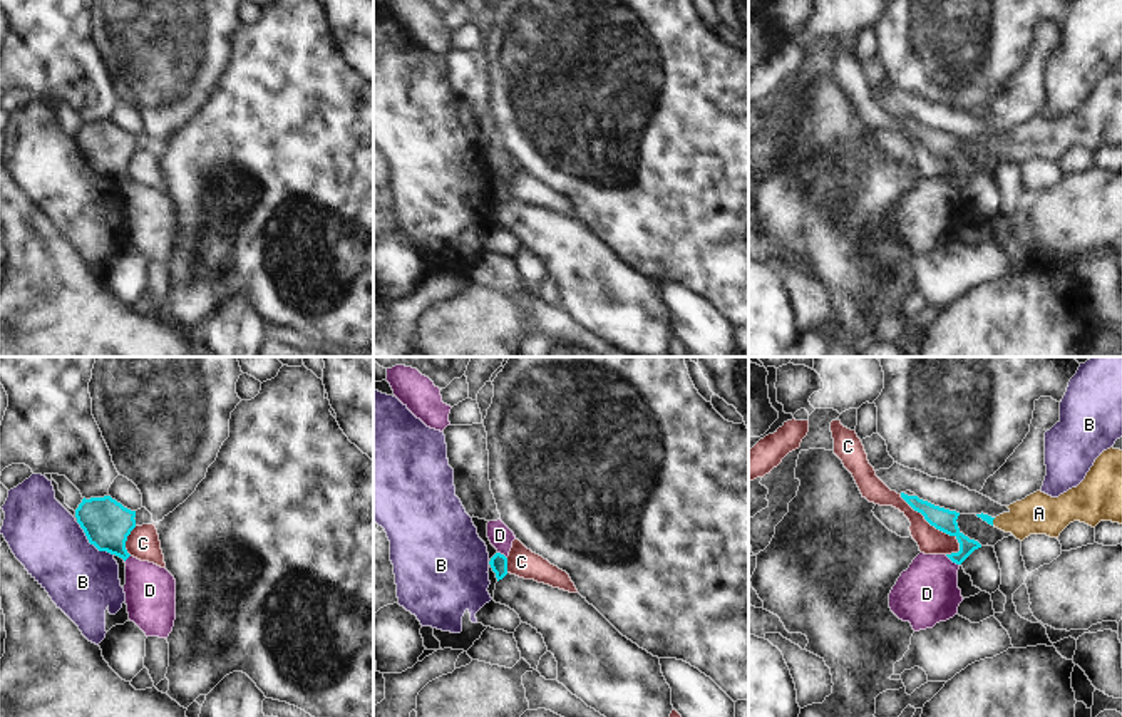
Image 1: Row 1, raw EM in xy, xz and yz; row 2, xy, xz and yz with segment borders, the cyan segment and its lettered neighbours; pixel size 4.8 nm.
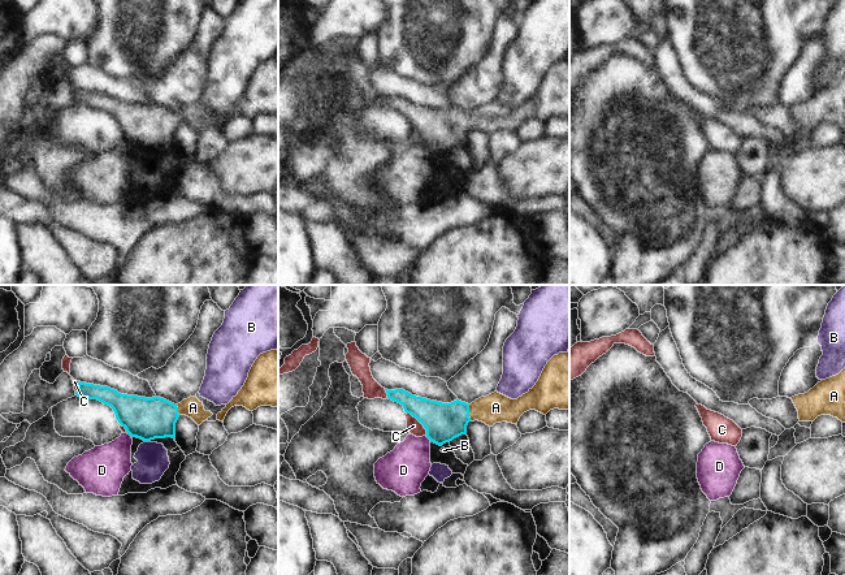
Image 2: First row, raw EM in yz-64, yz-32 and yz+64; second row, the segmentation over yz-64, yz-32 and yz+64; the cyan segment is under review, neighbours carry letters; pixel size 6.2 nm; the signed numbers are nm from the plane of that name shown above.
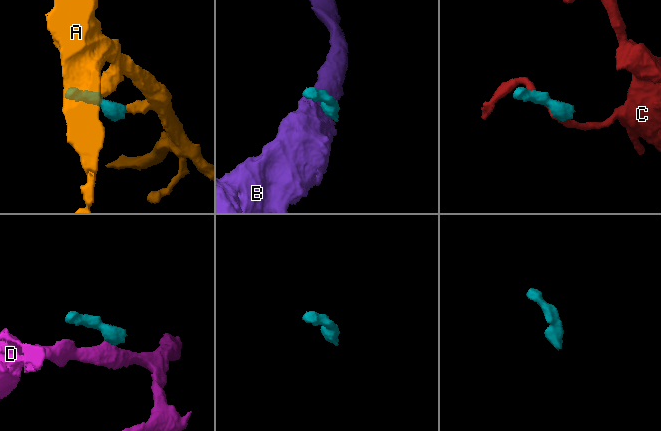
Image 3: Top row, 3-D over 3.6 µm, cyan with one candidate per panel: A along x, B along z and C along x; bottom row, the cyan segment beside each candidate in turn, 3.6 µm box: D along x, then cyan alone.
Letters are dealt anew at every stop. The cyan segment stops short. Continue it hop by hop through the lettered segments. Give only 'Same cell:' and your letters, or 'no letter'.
Same cell: A.

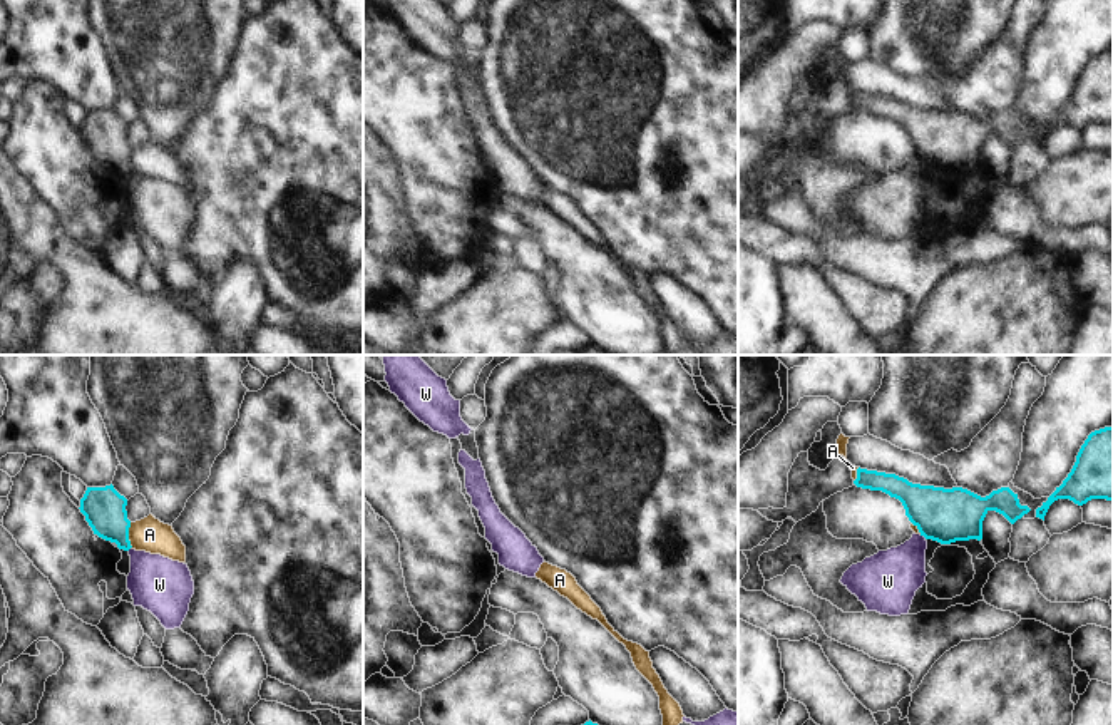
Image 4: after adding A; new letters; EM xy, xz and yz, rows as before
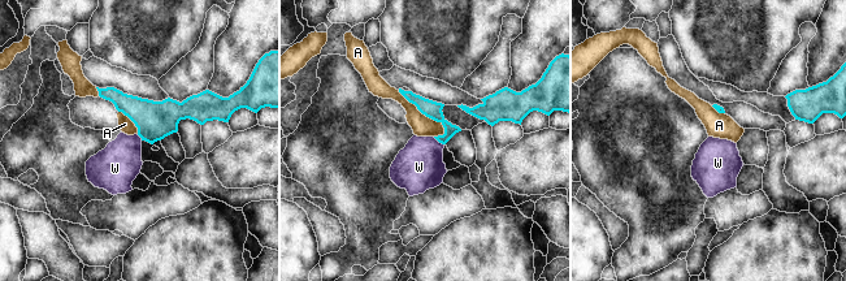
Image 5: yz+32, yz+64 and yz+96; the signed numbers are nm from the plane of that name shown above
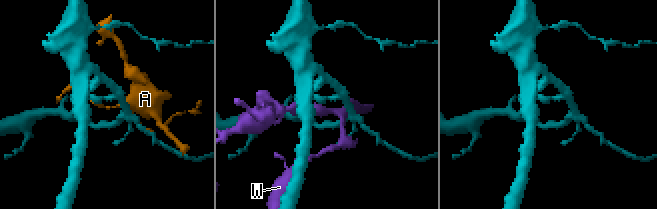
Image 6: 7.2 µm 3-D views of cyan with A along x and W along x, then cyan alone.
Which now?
Same cell: no letter.

